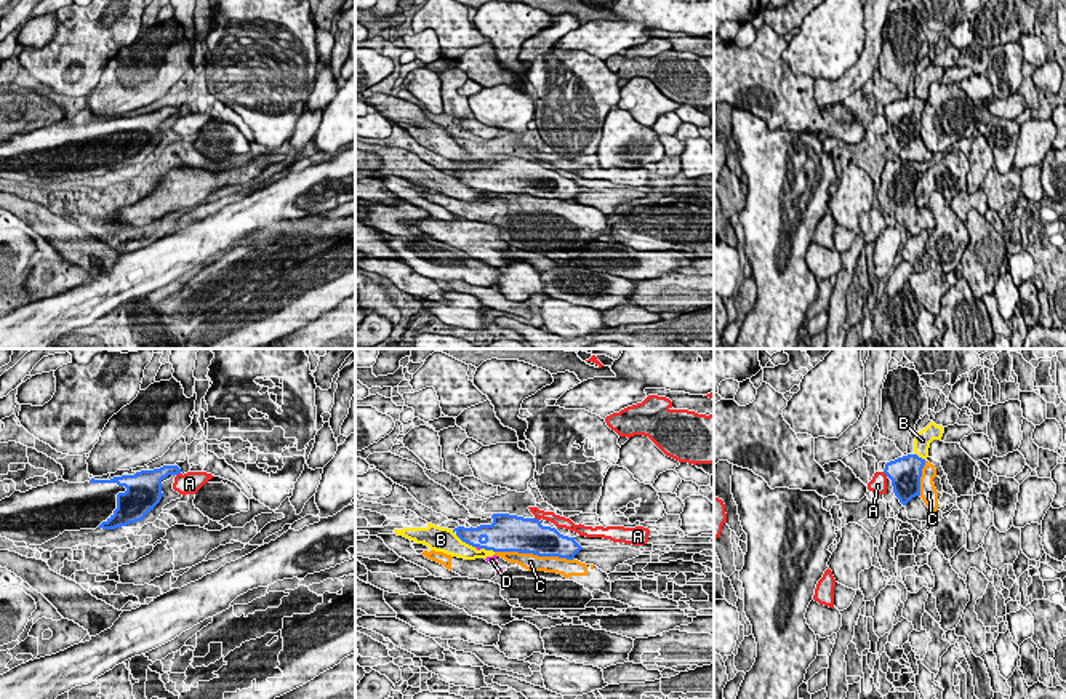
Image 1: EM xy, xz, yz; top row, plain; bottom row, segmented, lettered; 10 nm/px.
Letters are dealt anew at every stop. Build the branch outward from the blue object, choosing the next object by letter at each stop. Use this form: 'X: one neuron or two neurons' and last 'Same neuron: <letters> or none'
A: two neurons
B: two neurons
C: two neurons
D: two neurons
Same neuron: none

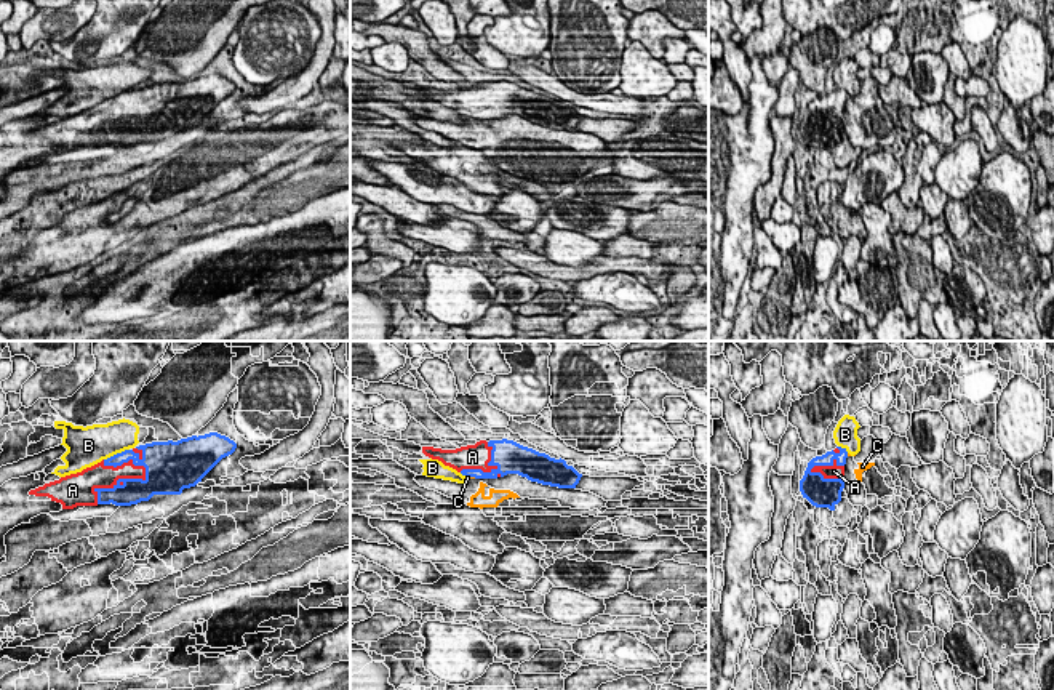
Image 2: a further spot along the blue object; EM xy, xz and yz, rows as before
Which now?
A: one neuron
B: two neurons
C: two neurons
Same neuron: A

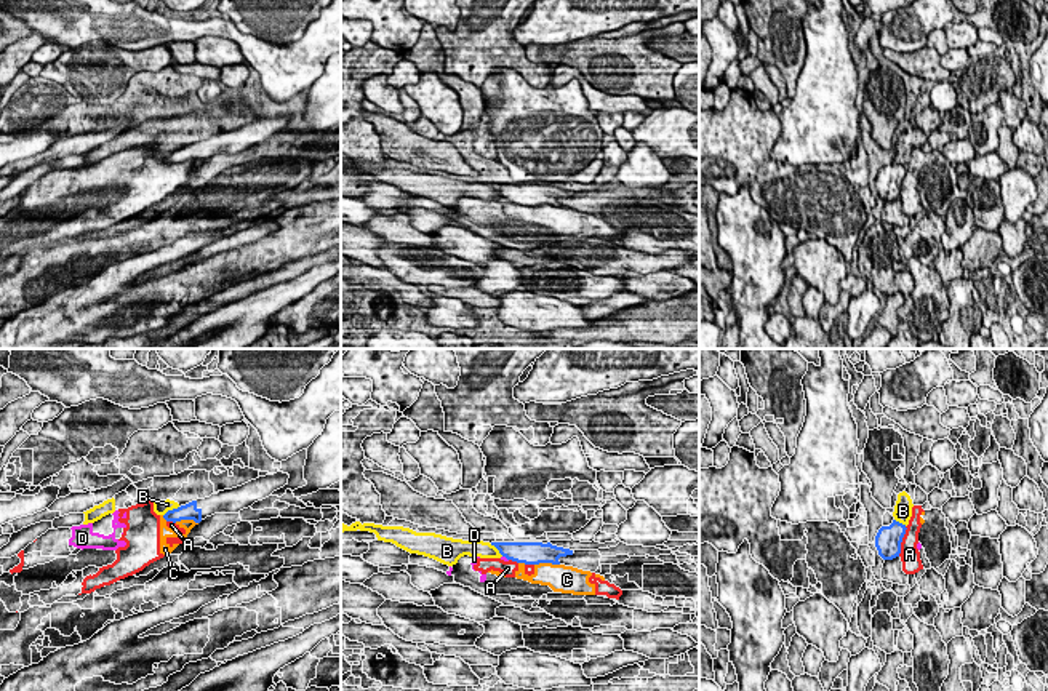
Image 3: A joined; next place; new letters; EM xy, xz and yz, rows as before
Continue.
A: two neurons
B: two neurons
C: two neurons
D: two neurons
Same neuron: none

